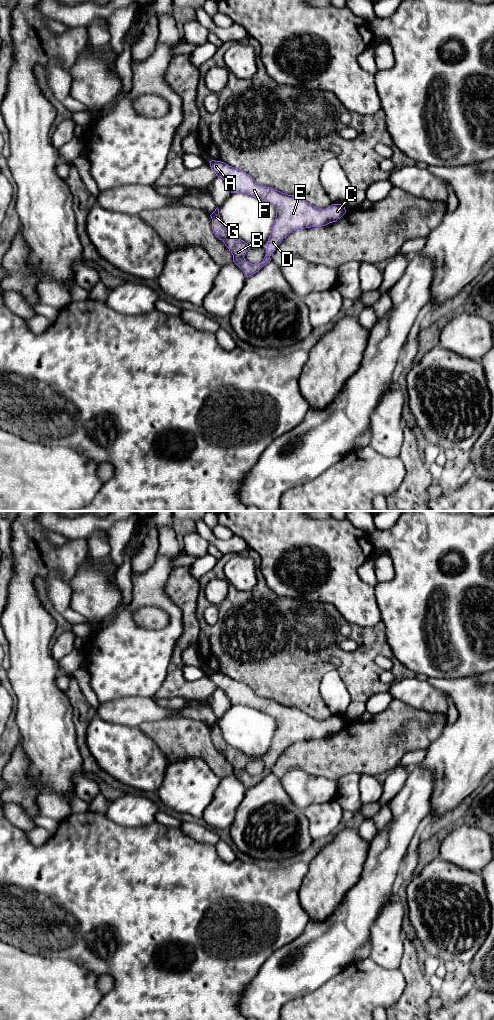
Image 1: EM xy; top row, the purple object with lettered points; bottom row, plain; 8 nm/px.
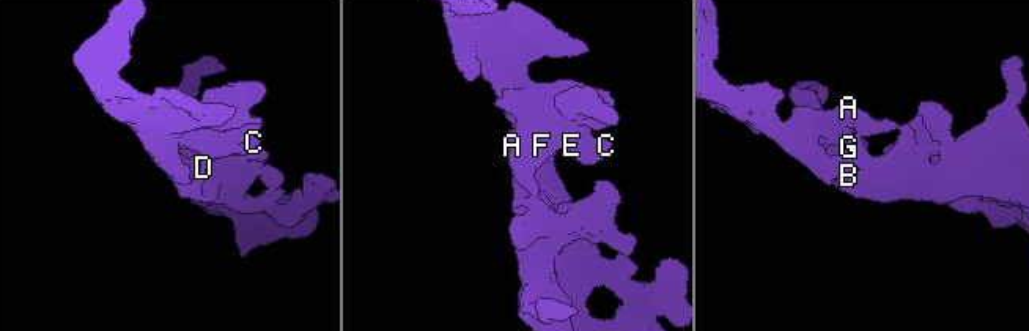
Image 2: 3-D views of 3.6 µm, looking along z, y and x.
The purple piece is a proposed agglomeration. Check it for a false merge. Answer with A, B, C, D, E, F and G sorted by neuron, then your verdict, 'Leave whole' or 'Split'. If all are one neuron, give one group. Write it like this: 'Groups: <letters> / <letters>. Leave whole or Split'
Groups: A B C D E F G. Leave whole

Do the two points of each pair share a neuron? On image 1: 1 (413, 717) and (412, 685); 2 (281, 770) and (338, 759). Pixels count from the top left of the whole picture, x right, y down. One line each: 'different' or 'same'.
1: different
2: same

